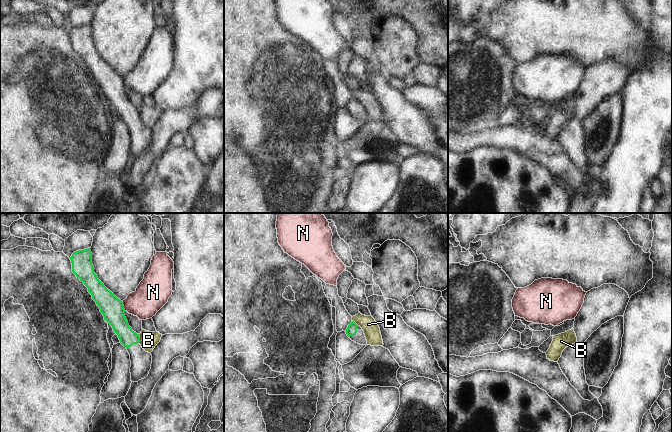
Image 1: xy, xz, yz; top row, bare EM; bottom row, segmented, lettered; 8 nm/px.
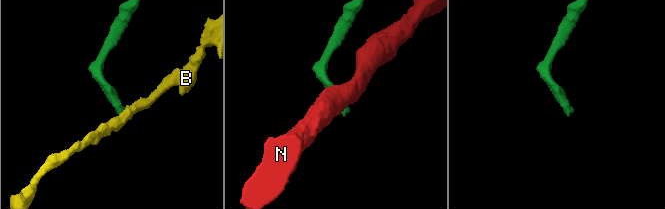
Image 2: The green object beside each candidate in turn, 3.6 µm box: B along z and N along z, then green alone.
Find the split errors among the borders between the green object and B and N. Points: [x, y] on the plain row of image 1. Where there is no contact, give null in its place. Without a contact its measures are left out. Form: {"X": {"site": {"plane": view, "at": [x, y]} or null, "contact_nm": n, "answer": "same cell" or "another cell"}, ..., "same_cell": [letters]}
{"B": {"site": {"plane": "xy", "at": [139, 114]}, "contact_nm": 70, "answer": "another cell"}, "N": {"site": {"plane": "xy", "at": [123, 82]}, "contact_nm": 90, "answer": "another cell"}, "same_cell": []}

